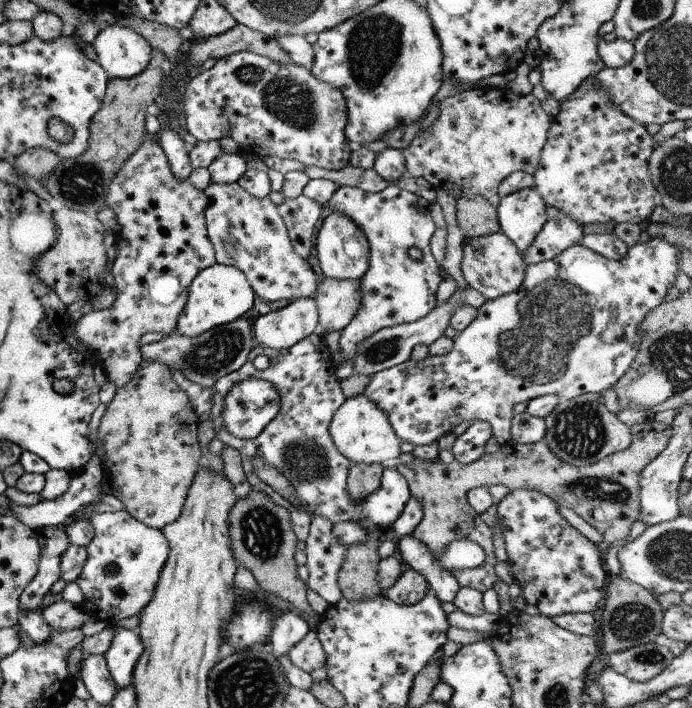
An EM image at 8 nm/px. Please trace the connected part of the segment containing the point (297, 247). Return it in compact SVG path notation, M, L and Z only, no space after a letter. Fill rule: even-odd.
M302 194L295 199L285 199L277 207L296 254L308 260L310 250L315 245L314 234L320 224L322 205Z

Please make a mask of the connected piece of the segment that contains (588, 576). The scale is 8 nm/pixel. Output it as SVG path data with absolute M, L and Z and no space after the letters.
M515 489L498 504L508 563L522 596L538 608L540 615L560 616L590 613L605 598L604 587L611 577L597 544L583 536L558 512L558 504L542 492Z

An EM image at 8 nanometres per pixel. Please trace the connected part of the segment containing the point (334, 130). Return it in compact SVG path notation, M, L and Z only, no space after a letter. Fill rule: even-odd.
M252 51L231 54L218 59L212 68L194 76L186 85L180 101L184 106L182 118L186 128L200 142L219 141L229 136L239 148L251 150L260 157L278 156L329 171L339 171L348 166L352 143L344 134L348 124L348 108L342 92L332 84L318 80L312 70L294 62L278 64L272 58Z

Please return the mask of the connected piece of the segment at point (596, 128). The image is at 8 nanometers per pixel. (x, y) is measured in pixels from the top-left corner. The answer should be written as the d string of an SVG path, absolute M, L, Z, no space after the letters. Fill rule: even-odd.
M590 76L590 78L586 78L586 80L576 88L576 92L572 92L571 96L568 96L567 99L561 102L560 113L552 118L546 146L542 148L540 166L538 166L536 174L533 175L535 181L534 190L540 194L545 204L554 206L554 208L557 208L560 212L572 216L572 218L574 218L576 222L580 222L580 224L598 223L603 226L606 222L614 222L616 225L624 222L638 225L642 224L642 222L650 223L650 214L654 212L654 208L656 208L659 202L656 188L654 184L652 184L650 172L648 172L648 158L656 147L652 137L653 136L648 133L648 130L646 130L646 127L642 126L642 124L638 124L638 122L634 122L630 116L624 116L624 114L612 104L610 96L606 96L606 92L600 92L600 90L594 86L594 77Z

